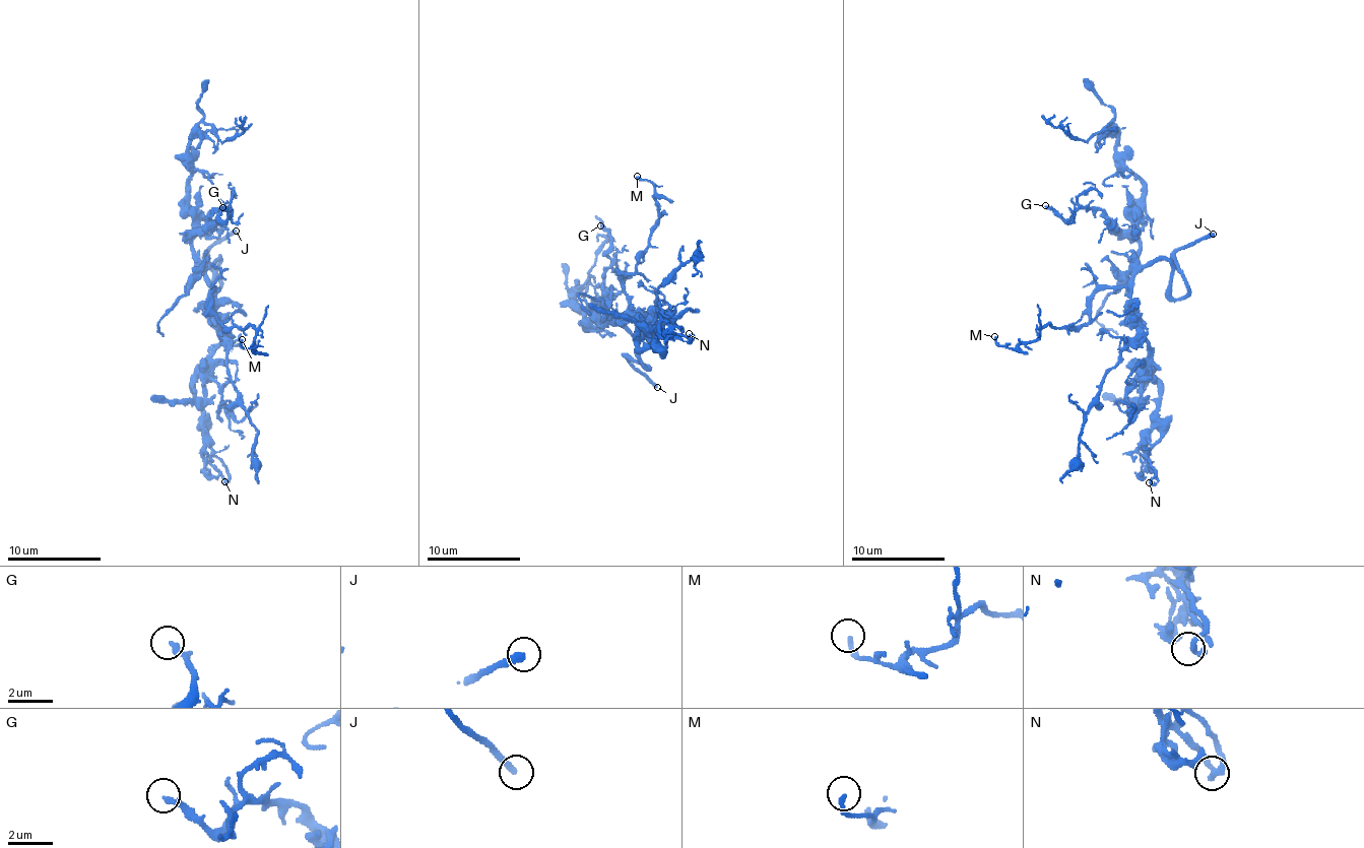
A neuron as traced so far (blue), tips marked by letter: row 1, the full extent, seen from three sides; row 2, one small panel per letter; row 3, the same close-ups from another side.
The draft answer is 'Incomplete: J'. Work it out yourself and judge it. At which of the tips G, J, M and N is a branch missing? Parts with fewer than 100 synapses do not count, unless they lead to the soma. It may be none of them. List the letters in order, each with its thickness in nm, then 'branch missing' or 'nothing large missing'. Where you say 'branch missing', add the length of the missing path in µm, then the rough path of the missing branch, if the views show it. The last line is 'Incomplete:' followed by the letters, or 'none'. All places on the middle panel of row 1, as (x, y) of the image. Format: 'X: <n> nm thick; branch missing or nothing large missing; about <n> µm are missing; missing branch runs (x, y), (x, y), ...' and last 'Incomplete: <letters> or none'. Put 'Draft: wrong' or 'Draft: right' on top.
Draft: right
G: 240 nm thick; nothing large missing
J: 320 nm thick; branch missing; about 60 µm are missing; missing branch runs (657, 387), (705, 451), (703, 444), (637, 375), (584, 352), (568, 341), (596, 353), (603, 351), (612, 359)
M: 220 nm thick; nothing large missing
N: 240 nm thick; nothing large missing
Incomplete: J

